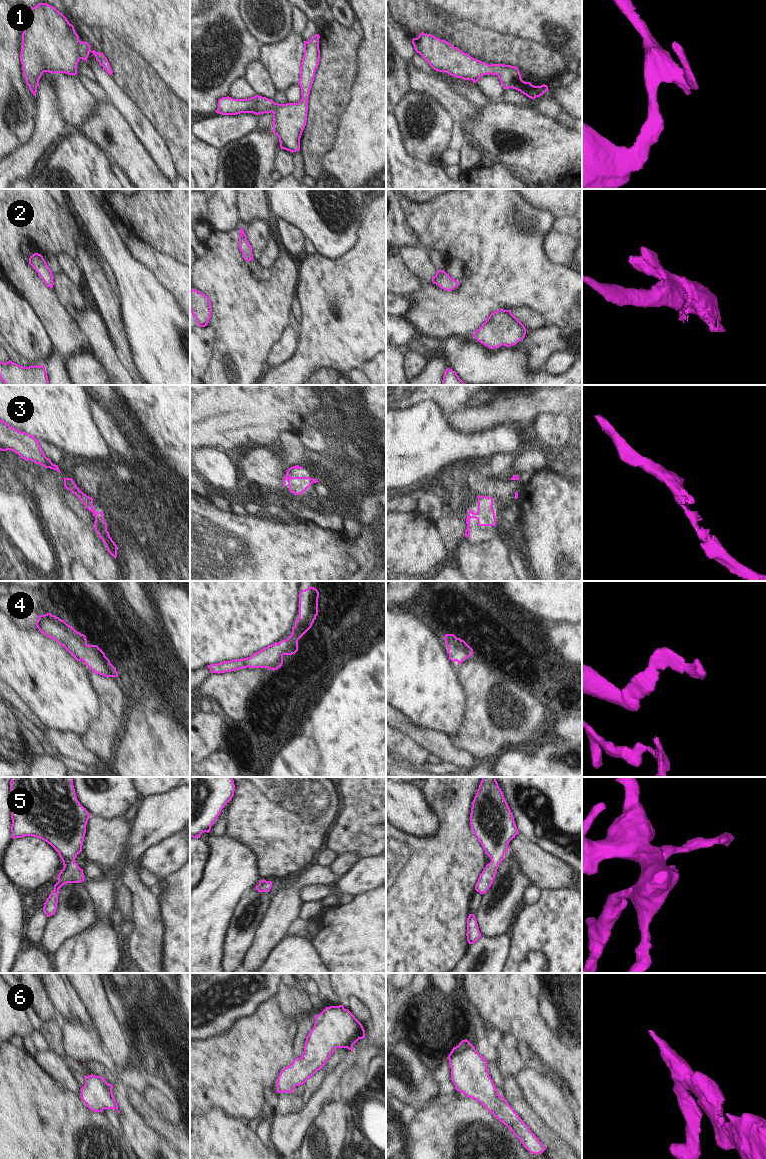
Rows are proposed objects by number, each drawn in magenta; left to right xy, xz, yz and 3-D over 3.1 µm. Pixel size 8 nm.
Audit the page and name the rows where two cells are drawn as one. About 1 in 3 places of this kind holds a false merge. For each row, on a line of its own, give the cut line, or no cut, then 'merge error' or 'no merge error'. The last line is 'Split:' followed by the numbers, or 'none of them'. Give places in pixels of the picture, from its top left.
1: cut none; no merge error
2: cut none; no merge error
3: cut none; no merge error
4: cut none; no merge error
5: cut none; no merge error
6: cut none; no merge error
Split: none of them

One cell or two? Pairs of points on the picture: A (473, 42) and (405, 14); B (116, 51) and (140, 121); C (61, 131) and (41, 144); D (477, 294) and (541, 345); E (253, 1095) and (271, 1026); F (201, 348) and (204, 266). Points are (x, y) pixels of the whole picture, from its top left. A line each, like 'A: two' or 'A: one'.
A: one
B: two
C: one
D: two
E: one
F: two

